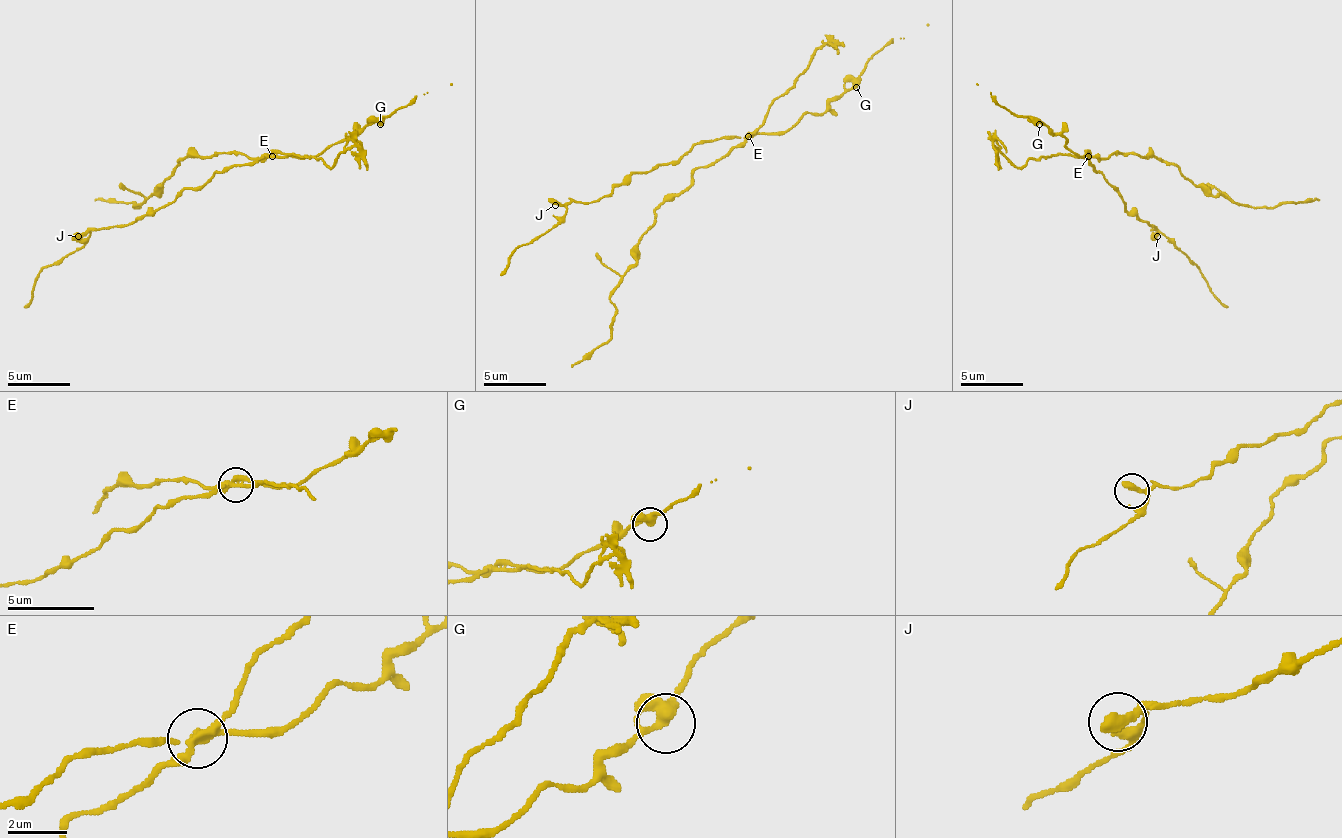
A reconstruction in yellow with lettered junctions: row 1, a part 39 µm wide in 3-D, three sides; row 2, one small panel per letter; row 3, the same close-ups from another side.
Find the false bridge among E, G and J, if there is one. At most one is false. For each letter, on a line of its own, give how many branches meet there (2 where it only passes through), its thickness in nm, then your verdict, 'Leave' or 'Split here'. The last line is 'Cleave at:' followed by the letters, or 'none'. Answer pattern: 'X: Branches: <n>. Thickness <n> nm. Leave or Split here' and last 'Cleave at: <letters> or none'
E: Branches: 4. Thickness 280 nm. Split here
G: Branches: 4. Thickness 320 nm. Leave
J: Branches: 2. Thickness 320 nm. Leave
Cleave at: E

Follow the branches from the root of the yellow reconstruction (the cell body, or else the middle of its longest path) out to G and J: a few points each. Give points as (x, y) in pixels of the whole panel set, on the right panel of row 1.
G: (1089, 161), (1086, 155), (1077, 155), (1042, 121), (1039, 124)
J: (1089, 161), (1117, 189), (1123, 205), (1142, 220), (1151, 223), (1157, 236)

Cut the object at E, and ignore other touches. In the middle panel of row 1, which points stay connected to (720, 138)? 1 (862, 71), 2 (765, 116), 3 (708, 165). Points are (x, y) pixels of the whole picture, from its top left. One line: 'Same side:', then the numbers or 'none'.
Same side: 1

